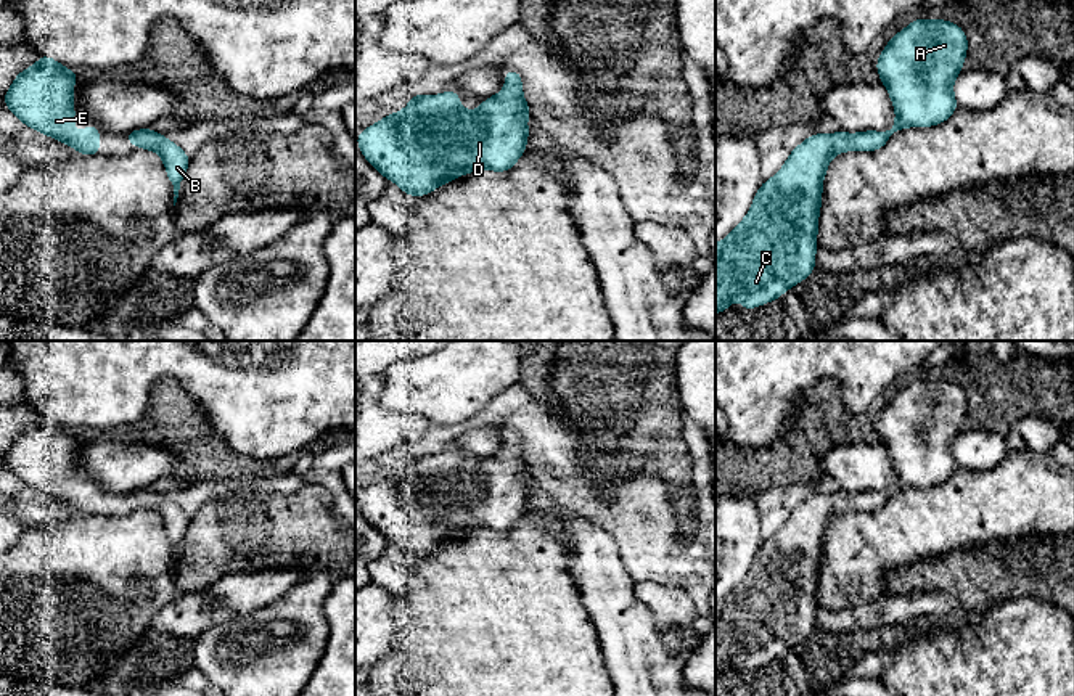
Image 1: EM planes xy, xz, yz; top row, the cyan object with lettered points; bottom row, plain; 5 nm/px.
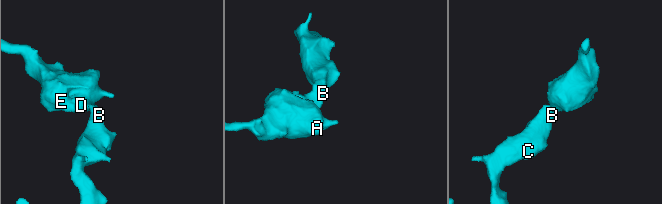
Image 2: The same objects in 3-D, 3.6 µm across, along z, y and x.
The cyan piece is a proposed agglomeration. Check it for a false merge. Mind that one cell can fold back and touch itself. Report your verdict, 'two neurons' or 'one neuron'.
one neuron

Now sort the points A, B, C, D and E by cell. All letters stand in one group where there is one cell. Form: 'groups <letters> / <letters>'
groups A B C D E

